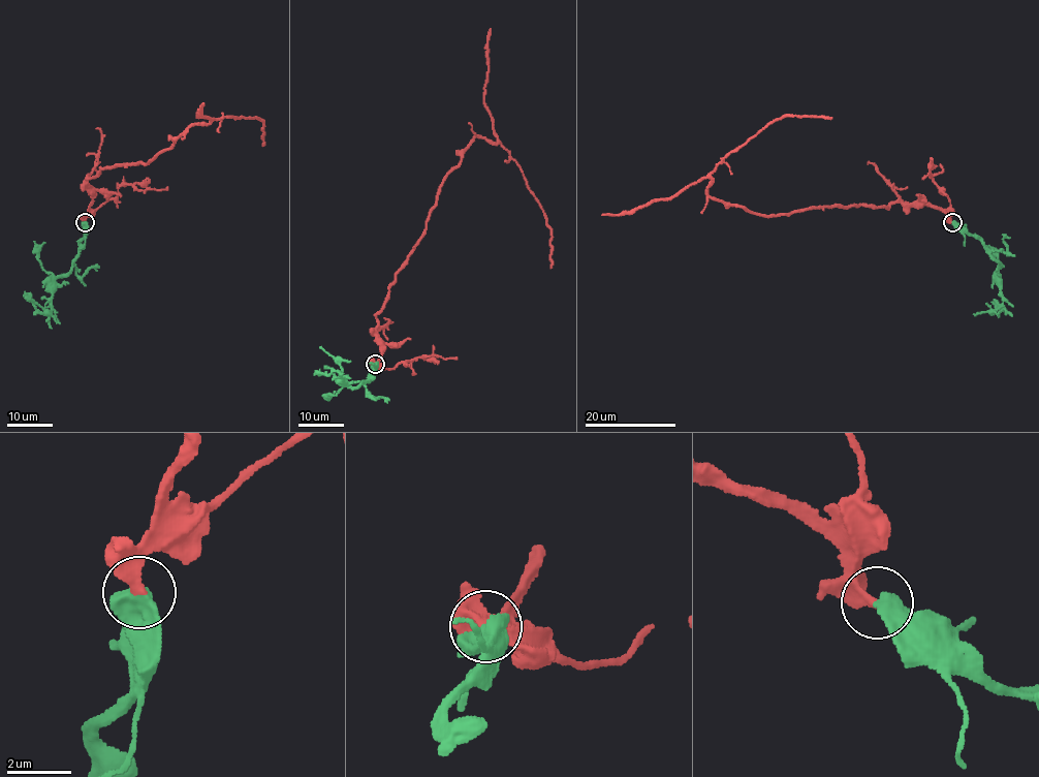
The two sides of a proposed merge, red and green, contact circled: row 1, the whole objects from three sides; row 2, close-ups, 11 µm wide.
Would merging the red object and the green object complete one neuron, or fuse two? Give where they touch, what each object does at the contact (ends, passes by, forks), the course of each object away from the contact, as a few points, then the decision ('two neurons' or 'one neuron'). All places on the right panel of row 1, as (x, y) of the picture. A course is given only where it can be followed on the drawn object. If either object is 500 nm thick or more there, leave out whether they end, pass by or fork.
place (952, 222); course red (952, 222), (934, 207), (900, 201), (768, 216), (711, 198), (713, 171), (768, 123), (792, 116), (831, 118); course green (952, 222), (976, 236), (999, 263), (997, 281), (1003, 310), (992, 302); one neuron

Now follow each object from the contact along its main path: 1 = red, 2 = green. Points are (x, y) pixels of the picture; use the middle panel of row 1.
1: (374, 364), (376, 314), (473, 137), (500, 143), (521, 168), (552, 234), (551, 268)
2: (374, 364), (374, 372), (369, 380), (355, 386), (345, 383), (340, 372), (327, 375), (315, 370)

